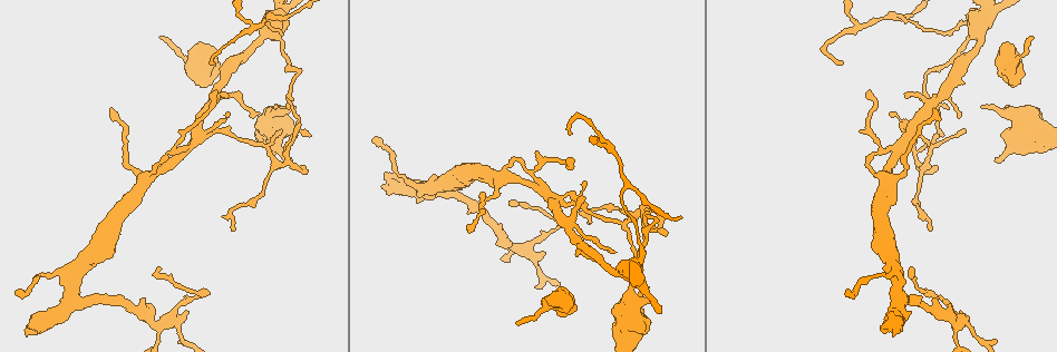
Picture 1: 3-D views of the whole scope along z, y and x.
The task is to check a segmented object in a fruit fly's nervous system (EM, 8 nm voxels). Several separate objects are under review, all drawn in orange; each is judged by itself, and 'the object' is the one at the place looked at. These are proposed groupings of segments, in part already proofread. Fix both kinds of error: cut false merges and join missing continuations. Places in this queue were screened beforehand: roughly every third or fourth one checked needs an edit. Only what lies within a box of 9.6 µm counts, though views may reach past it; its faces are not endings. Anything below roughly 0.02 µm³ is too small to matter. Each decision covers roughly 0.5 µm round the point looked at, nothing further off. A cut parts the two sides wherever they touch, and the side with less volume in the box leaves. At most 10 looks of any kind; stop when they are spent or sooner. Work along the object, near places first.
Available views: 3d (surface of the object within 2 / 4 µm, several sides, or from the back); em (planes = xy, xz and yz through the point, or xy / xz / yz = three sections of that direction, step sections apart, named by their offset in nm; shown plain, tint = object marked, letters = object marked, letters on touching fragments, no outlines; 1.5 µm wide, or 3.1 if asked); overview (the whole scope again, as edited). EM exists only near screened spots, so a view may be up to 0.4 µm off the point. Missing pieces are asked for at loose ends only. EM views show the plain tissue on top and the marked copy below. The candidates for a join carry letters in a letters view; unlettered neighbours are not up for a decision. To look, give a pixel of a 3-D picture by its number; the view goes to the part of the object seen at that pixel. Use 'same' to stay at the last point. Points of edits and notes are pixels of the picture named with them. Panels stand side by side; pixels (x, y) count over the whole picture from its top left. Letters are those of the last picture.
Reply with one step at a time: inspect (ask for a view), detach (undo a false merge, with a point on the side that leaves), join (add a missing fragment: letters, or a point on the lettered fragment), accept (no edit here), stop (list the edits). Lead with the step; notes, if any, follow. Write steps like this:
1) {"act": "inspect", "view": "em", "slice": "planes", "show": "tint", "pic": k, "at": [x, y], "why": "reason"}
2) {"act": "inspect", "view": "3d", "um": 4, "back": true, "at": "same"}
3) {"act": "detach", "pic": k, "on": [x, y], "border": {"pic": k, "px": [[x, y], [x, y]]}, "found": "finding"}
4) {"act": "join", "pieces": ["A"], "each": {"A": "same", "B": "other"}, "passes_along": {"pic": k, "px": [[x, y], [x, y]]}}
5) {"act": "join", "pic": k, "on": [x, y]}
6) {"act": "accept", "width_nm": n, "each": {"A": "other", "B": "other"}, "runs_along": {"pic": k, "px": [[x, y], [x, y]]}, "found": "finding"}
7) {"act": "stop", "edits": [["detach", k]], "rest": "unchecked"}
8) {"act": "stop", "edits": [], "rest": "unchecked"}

{"act": "inspect", "view": "em", "slice": "xz", "step": 4, "show": "letters", "pic": 1, "at": [296, 108], "why": "stops while still wide"}

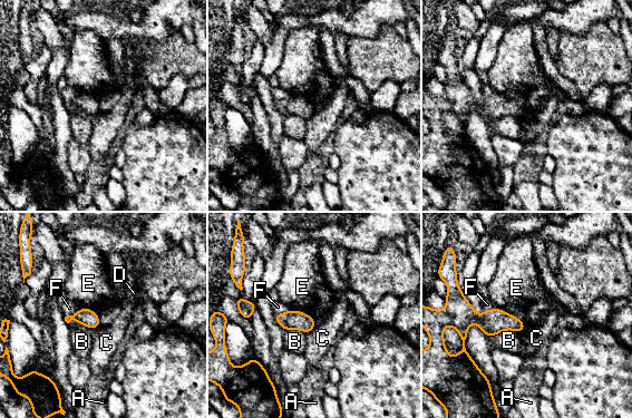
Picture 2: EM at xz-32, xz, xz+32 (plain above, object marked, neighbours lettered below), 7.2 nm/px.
{"act": "inspect", "view": "em", "slice": "planes", "show": "letters", "at": "same", "why": "another direction"}

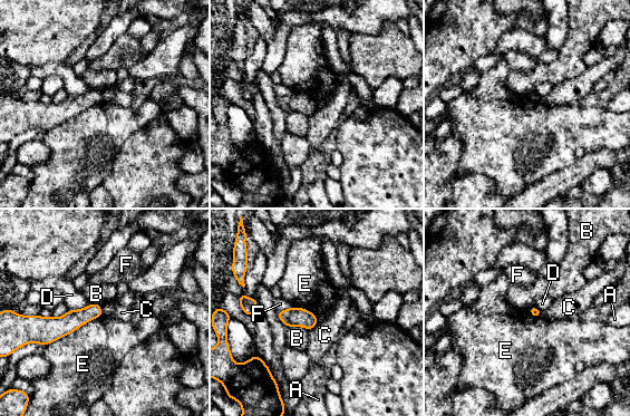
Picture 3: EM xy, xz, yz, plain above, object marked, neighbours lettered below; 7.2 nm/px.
{"act": "accept", "each": {"A": "other", "B": "other", "C": "other", "D": "other", "E": "other", "F": "other"}, "runs_along": {"pic": 3, "px": [[99, 312], [67, 323], [36, 321]]}, "found": "none of them fits"}

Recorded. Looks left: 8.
{"act": "inspect", "view": "em", "slice": "xz", "step": 8, "show": "letters", "pic": 1, "at": [217, 91], "why": "thin end"}

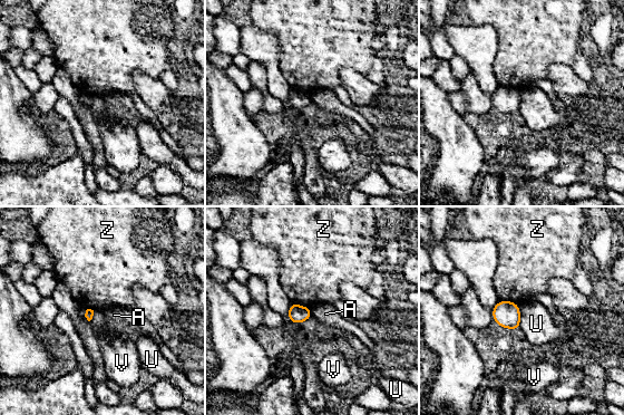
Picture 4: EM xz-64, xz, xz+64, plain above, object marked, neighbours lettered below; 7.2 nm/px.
{"act": "accept", "longest_contact_nm": ["U", 190], "each": {"A": "other", "U": "other", "V": "other", "Z": "other"}, "found": "none of them fits"}

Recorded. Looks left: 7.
{"act": "inspect", "view": "em", "slice": "planes", "show": "letters", "pic": 1, "at": [938, 168], "why": "branch stops here"}

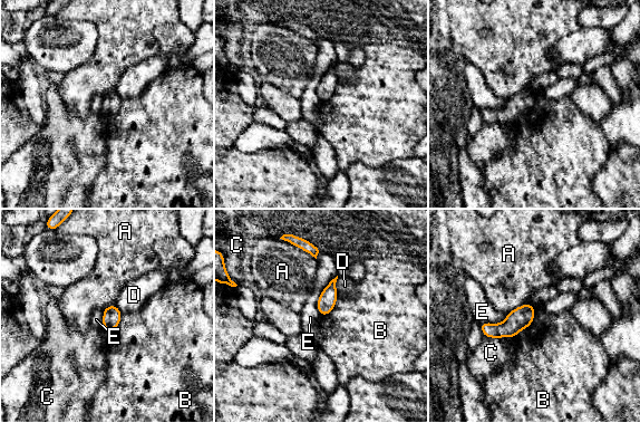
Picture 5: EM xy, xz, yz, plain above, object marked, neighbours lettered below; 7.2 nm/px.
{"act": "accept", "each": {"A": "other", "B": "other", "C": "other", "D": "other", "E": "other"}, "found": "no lettered fragment goes on from it"}

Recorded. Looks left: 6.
{"act": "inspect", "view": "3d", "um": 2, "pic": 1, "at": [912, 269], "why": "thin end"}

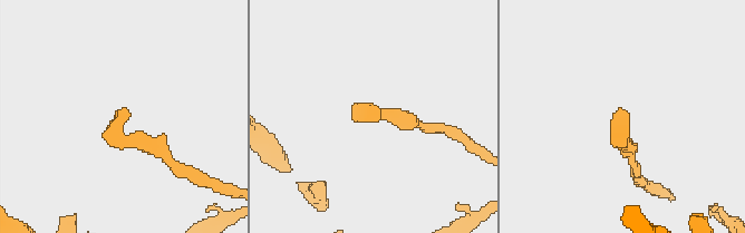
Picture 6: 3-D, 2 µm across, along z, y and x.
{"act": "inspect", "view": "em", "slice": "xy", "step": 4, "show": "tint", "pic": 6, "at": [116, 111]}

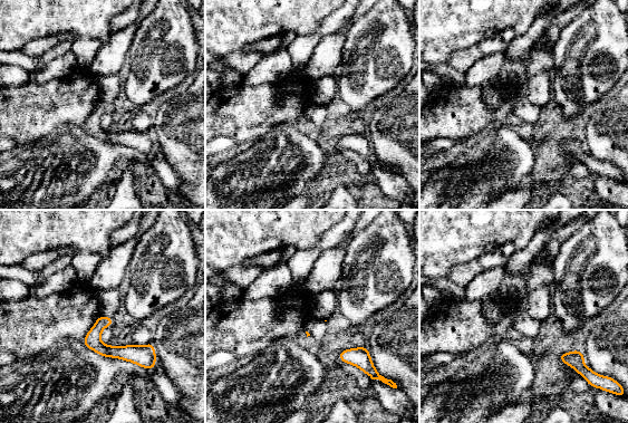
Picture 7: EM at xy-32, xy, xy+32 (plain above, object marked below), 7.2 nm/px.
{"act": "inspect", "view": "em", "slice": "planes", "show": "letters", "at": "same"}

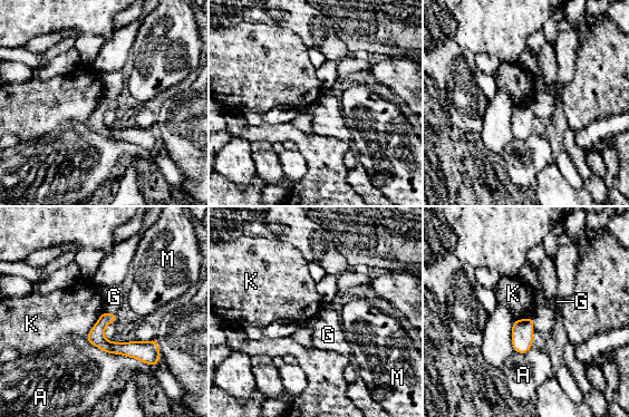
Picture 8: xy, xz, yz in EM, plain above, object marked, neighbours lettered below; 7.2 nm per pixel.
{"act": "accept", "width_nm": 110, "each": {"A": "other", "G": "other", "K": "other", "M": "other"}, "border": {"pic": 8, "px": [[103, 311], [85, 338]]}, "found": "no lettered fragment goes on from it"}

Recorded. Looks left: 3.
{"act": "stop", "edits": [], "rest": "unchecked"}

